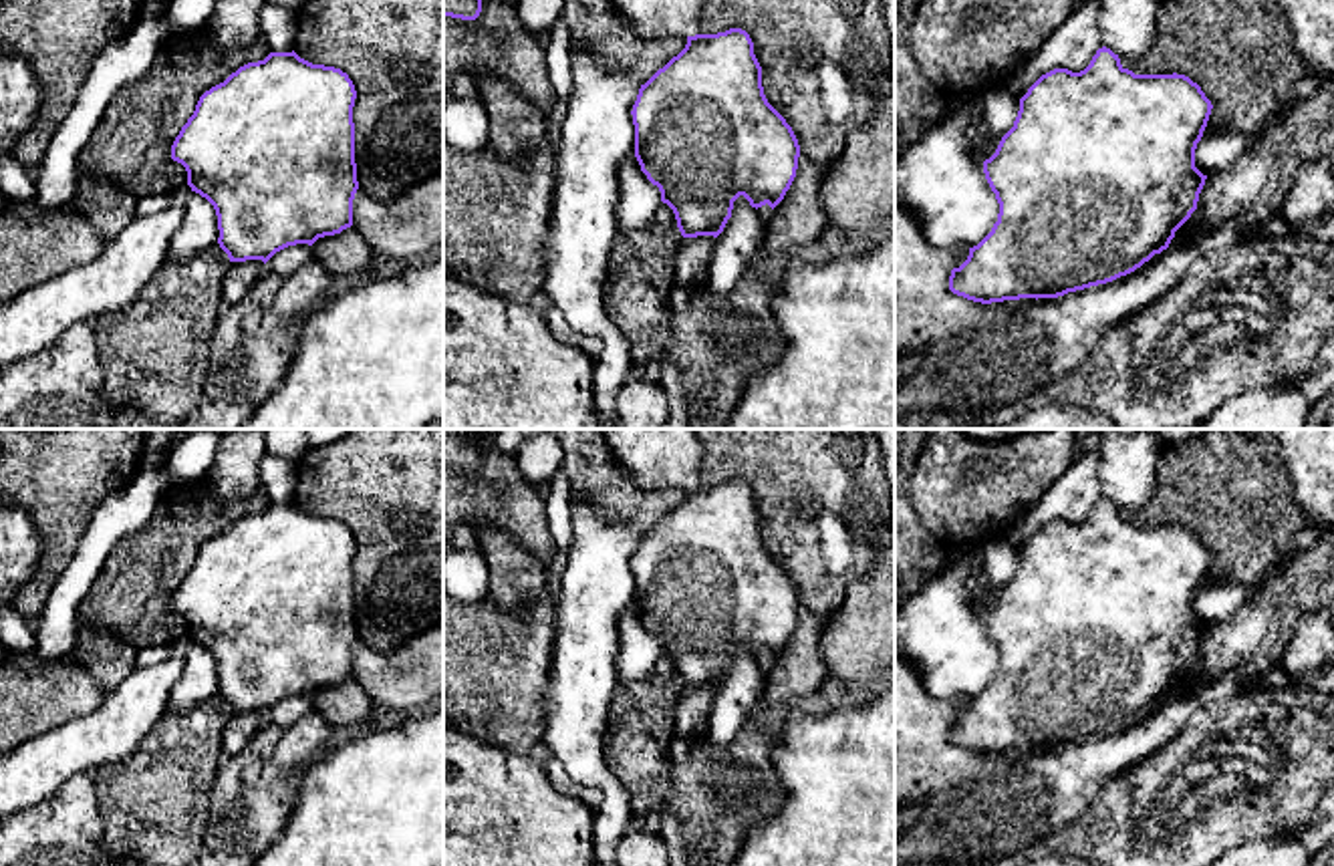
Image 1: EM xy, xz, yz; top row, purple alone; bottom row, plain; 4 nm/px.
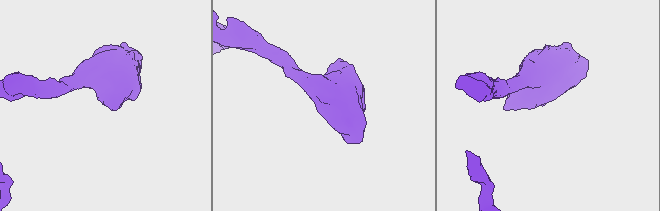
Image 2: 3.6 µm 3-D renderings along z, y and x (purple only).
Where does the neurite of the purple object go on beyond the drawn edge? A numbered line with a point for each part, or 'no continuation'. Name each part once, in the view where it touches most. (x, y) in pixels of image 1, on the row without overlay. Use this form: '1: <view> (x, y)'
no continuation

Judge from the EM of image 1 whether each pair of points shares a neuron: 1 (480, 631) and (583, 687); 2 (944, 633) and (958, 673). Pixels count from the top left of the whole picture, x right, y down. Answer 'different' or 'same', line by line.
1: different
2: same

